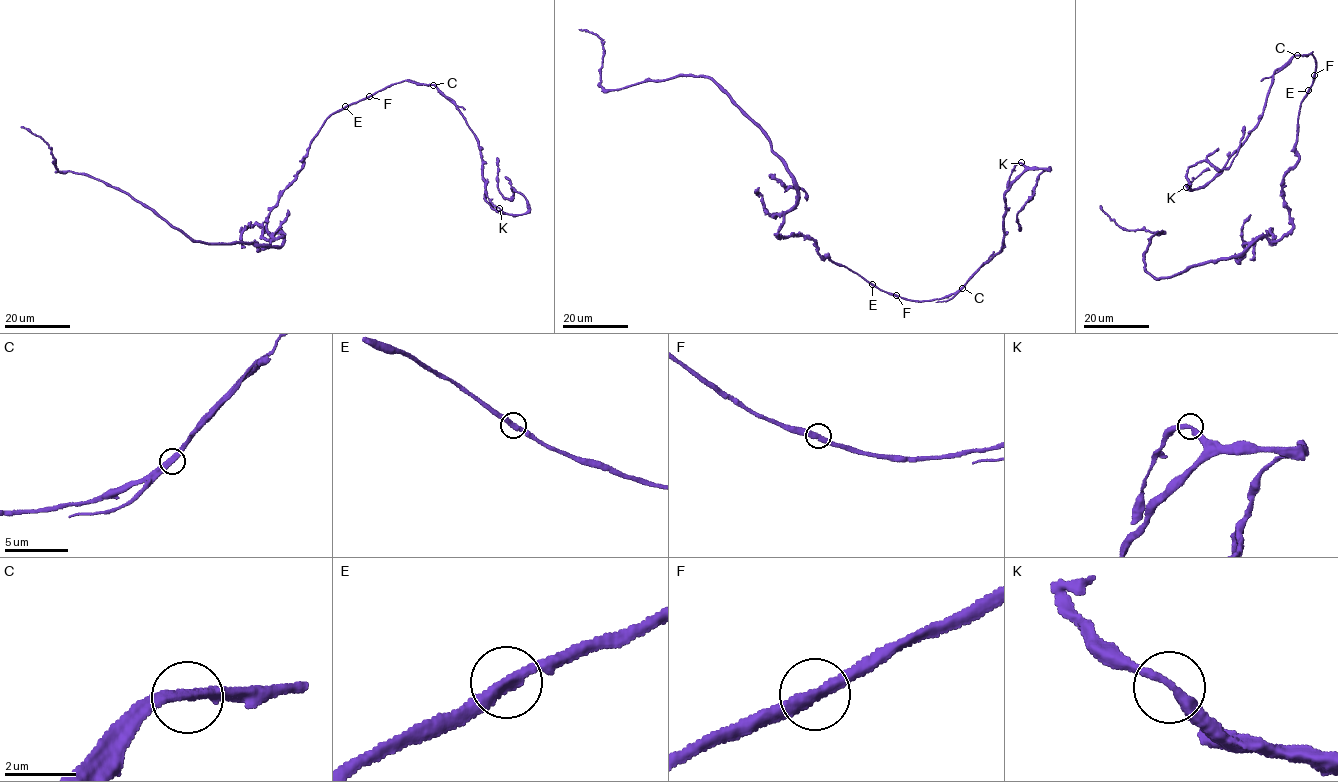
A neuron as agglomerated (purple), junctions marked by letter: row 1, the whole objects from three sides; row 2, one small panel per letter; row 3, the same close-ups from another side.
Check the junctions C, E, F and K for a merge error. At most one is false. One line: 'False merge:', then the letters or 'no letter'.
False merge: C

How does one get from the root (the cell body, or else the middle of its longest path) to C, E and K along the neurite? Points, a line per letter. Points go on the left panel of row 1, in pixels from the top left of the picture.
C: (304, 159), (311, 139), (334, 113), (404, 80), (432, 85)
E: (304, 159), (310, 140), (323, 122), (345, 106)
K: (304, 159), (311, 139), (334, 113), (404, 80), (431, 84), (473, 132), (484, 199), (499, 209)

